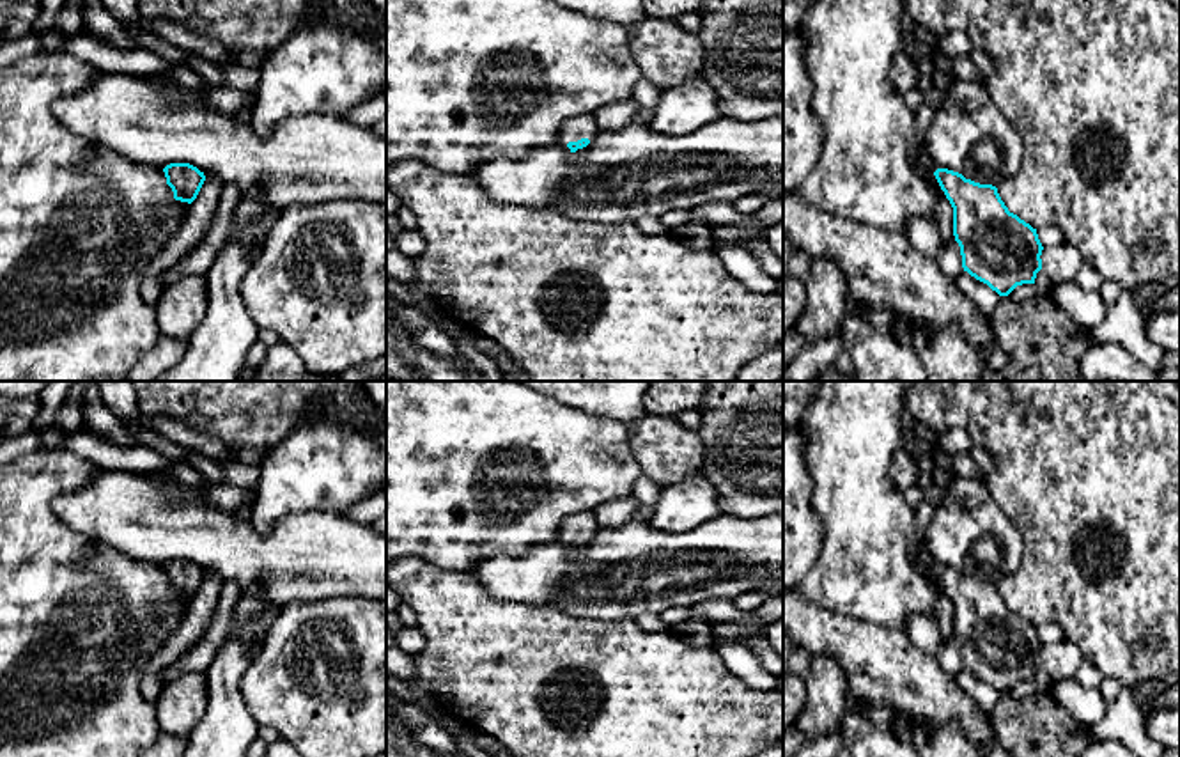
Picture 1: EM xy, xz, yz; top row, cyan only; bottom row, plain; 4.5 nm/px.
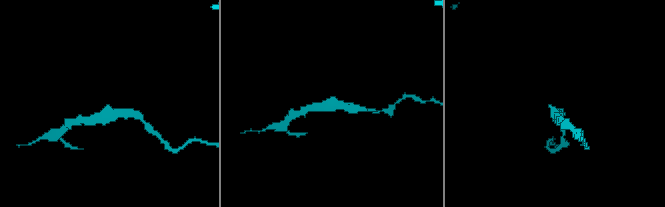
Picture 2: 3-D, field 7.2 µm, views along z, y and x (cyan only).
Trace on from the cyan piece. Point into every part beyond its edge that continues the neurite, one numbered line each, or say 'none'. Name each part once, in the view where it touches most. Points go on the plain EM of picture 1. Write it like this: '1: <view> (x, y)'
1: xz (582, 523)

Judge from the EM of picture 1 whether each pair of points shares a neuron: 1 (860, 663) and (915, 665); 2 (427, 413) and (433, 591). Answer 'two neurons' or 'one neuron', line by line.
1: one neuron
2: two neurons

